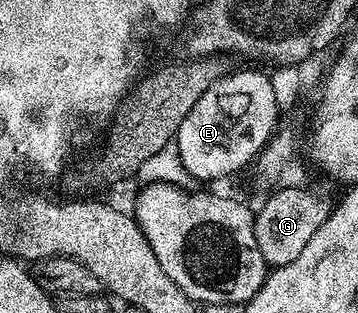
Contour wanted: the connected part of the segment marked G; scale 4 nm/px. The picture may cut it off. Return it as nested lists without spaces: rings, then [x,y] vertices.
[[[291,185],[288,189],[279,189],[267,197],[267,202],[255,213],[255,234],[257,235],[257,247],[261,247],[261,255],[274,267],[293,263],[301,251],[317,235],[317,230],[325,219],[329,219],[333,208],[333,197],[323,189],[298,189]]]

